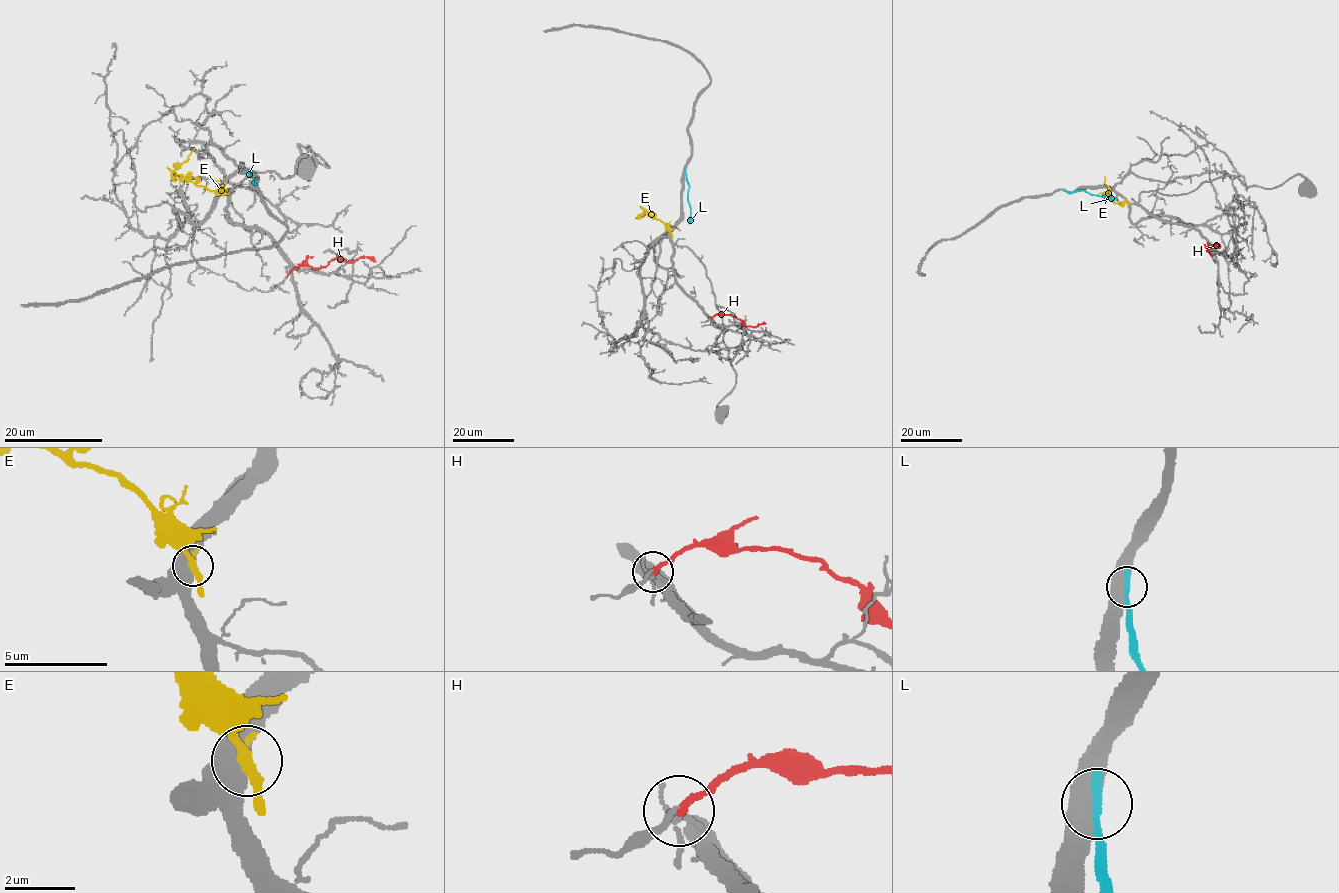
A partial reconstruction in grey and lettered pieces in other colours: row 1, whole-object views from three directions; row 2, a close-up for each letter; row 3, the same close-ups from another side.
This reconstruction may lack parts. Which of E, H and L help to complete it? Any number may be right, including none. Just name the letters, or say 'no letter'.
no letter

